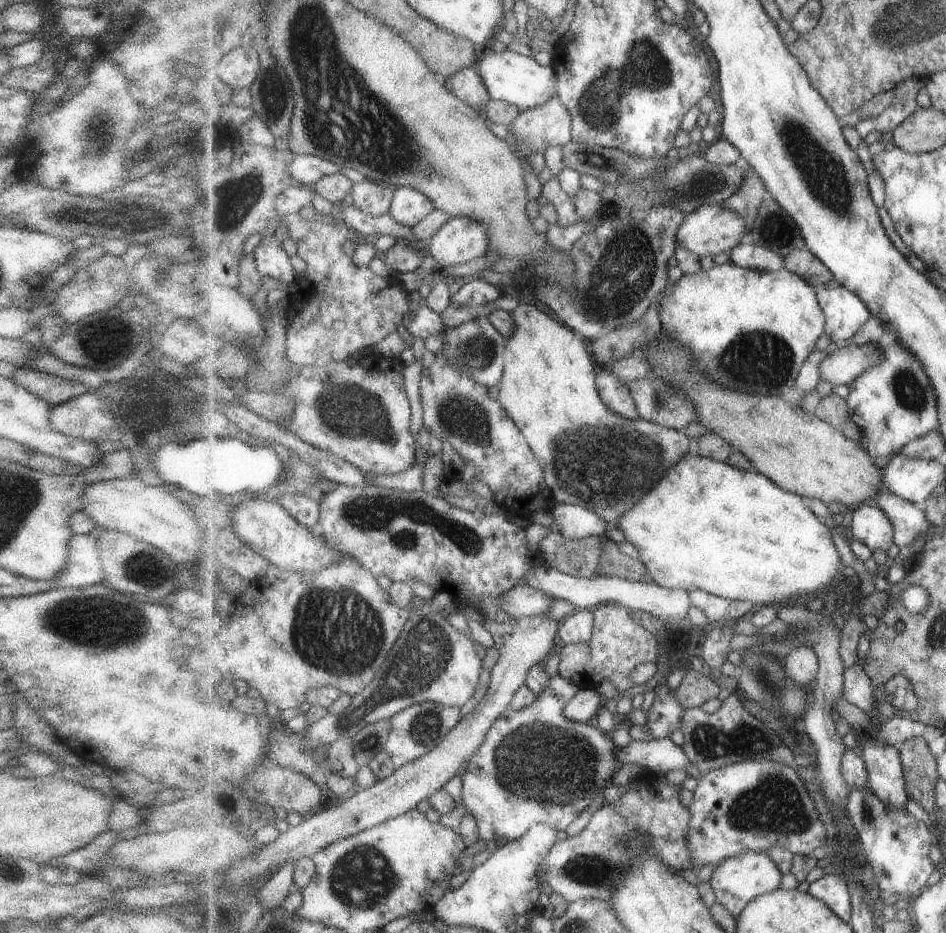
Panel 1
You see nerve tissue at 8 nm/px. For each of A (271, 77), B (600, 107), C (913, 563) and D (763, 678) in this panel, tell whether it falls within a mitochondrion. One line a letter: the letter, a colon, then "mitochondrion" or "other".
A: mitochondrion
B: mitochondrion
C: other
D: mitochondrion

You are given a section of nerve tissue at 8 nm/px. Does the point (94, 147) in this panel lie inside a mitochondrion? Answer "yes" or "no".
yes

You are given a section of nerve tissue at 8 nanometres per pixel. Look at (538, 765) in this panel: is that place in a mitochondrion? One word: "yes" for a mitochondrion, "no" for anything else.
yes

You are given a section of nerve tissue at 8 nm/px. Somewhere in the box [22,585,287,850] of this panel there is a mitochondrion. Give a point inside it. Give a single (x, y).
(95, 620)

